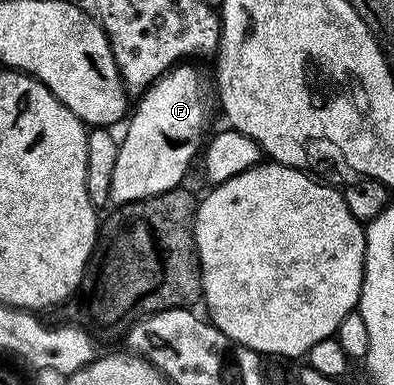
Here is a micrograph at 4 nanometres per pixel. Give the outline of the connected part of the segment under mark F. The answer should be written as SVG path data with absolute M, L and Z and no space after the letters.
M182 61L177 64L177 66L166 71L148 91L144 92L140 96L141 101L136 102L135 111L137 107L138 115L134 117L133 120L130 118L128 120L129 128L125 131L125 136L122 134L120 136L118 145L117 145L117 156L115 157L115 174L111 177L111 197L109 198L110 204L120 205L122 203L134 203L137 199L146 199L147 197L155 197L156 195L161 195L165 191L176 191L182 186L181 183L185 179L185 174L189 171L189 166L193 163L193 158L198 158L199 152L203 147L203 140L206 138L205 130L209 127L209 114L212 113L213 107L215 111L215 87L212 82L209 83L205 80L205 75L197 67L192 67L194 64L189 61Z

